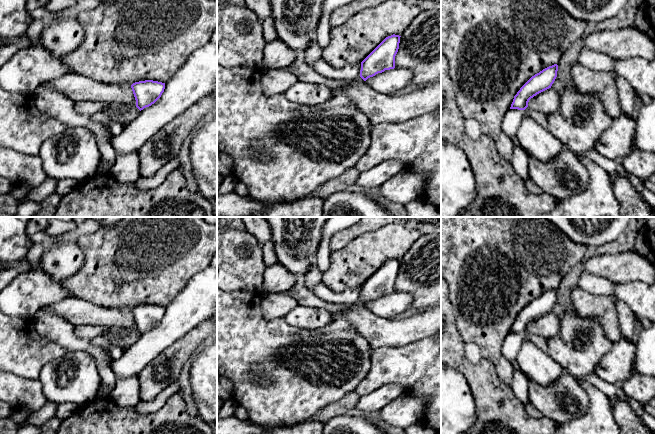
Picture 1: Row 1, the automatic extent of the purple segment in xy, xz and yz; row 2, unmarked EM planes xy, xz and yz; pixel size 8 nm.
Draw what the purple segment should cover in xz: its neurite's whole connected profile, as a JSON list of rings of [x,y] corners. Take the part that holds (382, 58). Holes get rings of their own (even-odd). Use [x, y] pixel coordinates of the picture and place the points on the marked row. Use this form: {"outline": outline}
{"outline": [[[399,35],[386,37],[362,62],[360,77],[366,81],[368,78],[395,68],[395,56],[399,49]]]}

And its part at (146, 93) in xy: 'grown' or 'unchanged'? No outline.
unchanged

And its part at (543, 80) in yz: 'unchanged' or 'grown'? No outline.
unchanged

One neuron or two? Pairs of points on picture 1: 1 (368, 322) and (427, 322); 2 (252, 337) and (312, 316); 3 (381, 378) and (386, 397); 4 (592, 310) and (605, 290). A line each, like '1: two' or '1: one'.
1: one
2: two
3: two
4: two

